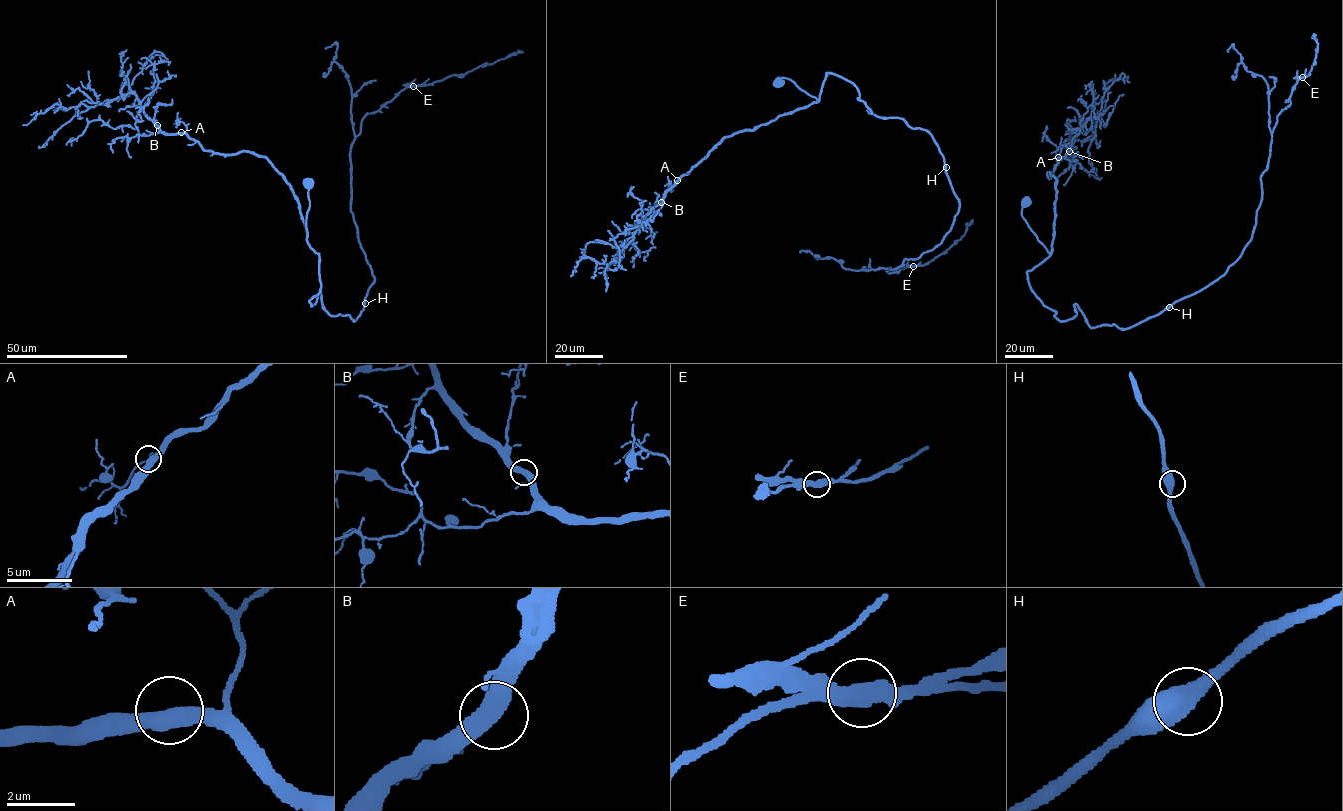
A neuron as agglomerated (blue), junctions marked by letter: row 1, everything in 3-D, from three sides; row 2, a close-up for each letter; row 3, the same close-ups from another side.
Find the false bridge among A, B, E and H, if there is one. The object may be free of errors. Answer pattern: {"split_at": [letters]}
{"split_at": ["E"]}

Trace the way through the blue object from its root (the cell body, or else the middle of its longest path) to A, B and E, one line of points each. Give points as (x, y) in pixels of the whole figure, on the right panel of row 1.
A: (1025, 203), (1022, 218), (1049, 253), (1057, 190), (1055, 178), (1046, 173), (1051, 177), (1058, 157)
B: (1025, 203), (1022, 218), (1049, 253), (1057, 190), (1055, 178), (1046, 173), (1051, 177), (1058, 157), (1069, 151)
E: (1025, 203), (1049, 254), (1027, 272), (1036, 297), (1060, 321), (1075, 304), (1131, 327), (1240, 255), (1302, 77)

